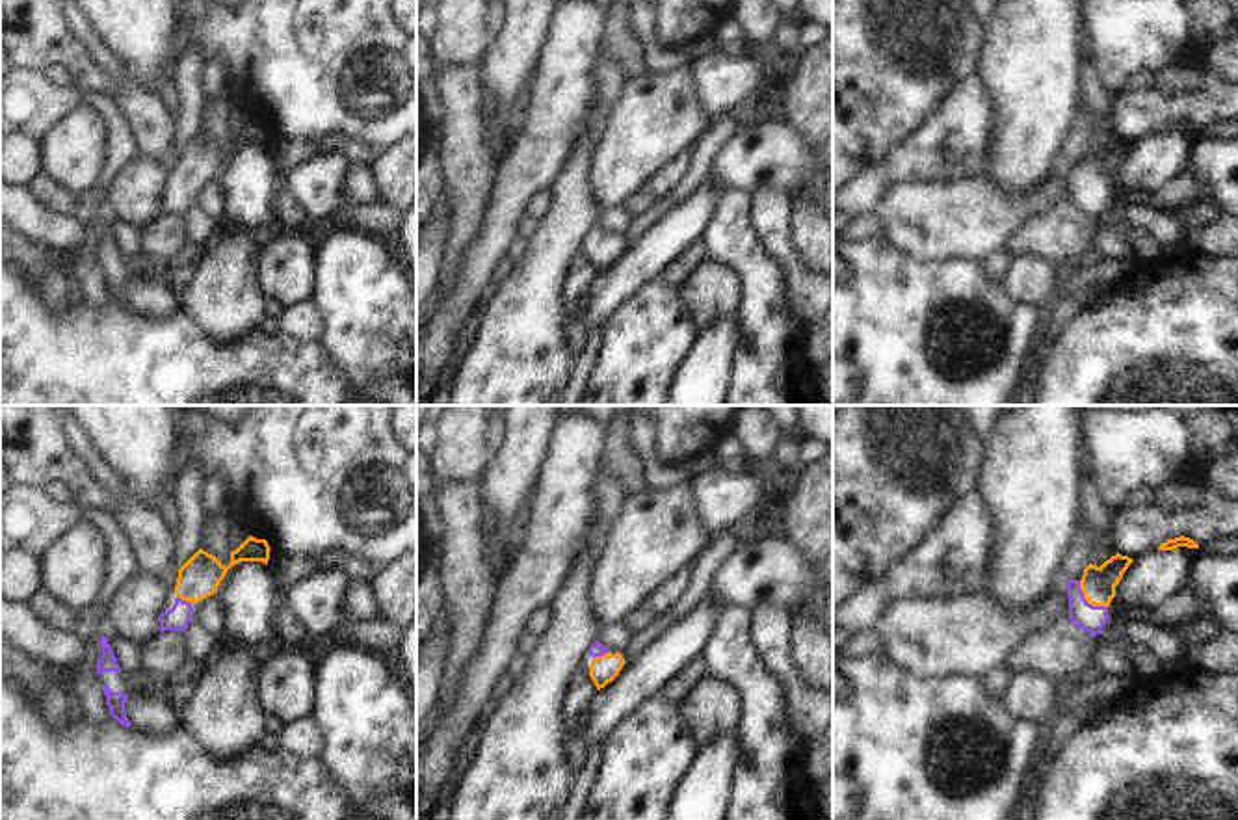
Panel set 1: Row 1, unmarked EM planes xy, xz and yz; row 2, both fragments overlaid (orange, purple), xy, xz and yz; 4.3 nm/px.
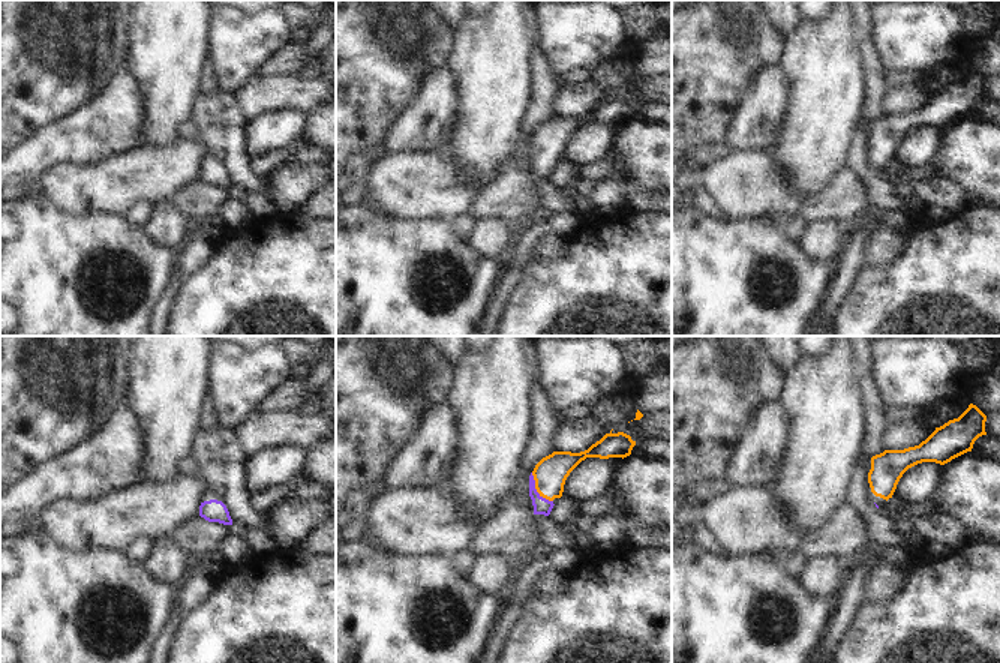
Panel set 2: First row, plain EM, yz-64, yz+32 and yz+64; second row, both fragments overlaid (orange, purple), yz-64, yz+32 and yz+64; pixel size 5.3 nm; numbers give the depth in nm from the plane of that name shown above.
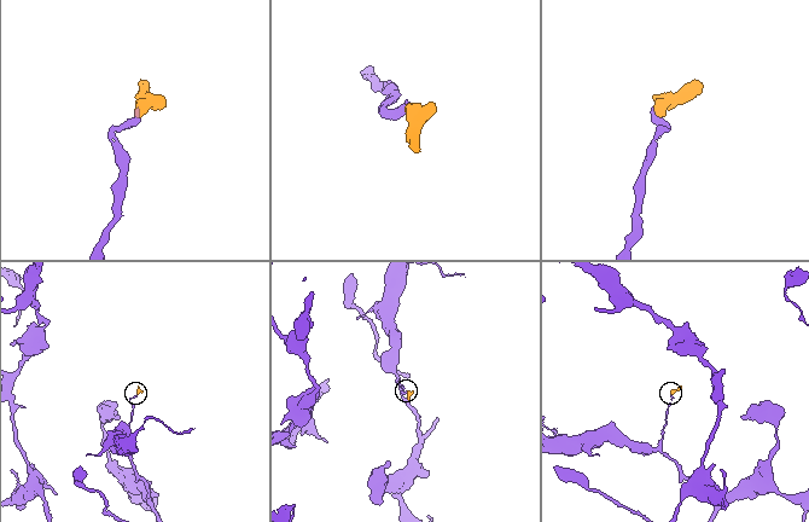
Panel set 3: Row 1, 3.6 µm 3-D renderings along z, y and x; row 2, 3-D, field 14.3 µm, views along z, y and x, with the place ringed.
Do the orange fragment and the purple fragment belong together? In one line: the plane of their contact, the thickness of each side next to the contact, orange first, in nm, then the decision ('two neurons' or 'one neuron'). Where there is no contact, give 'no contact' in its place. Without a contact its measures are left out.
meets orange in yz; 150 nm thick on the orange side, 120 nm on the other; one neuron

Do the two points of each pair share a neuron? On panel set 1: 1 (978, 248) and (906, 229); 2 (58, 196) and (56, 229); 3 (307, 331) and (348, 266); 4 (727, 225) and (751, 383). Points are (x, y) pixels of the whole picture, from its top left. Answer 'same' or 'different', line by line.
1: same
2: different
3: different
4: same

